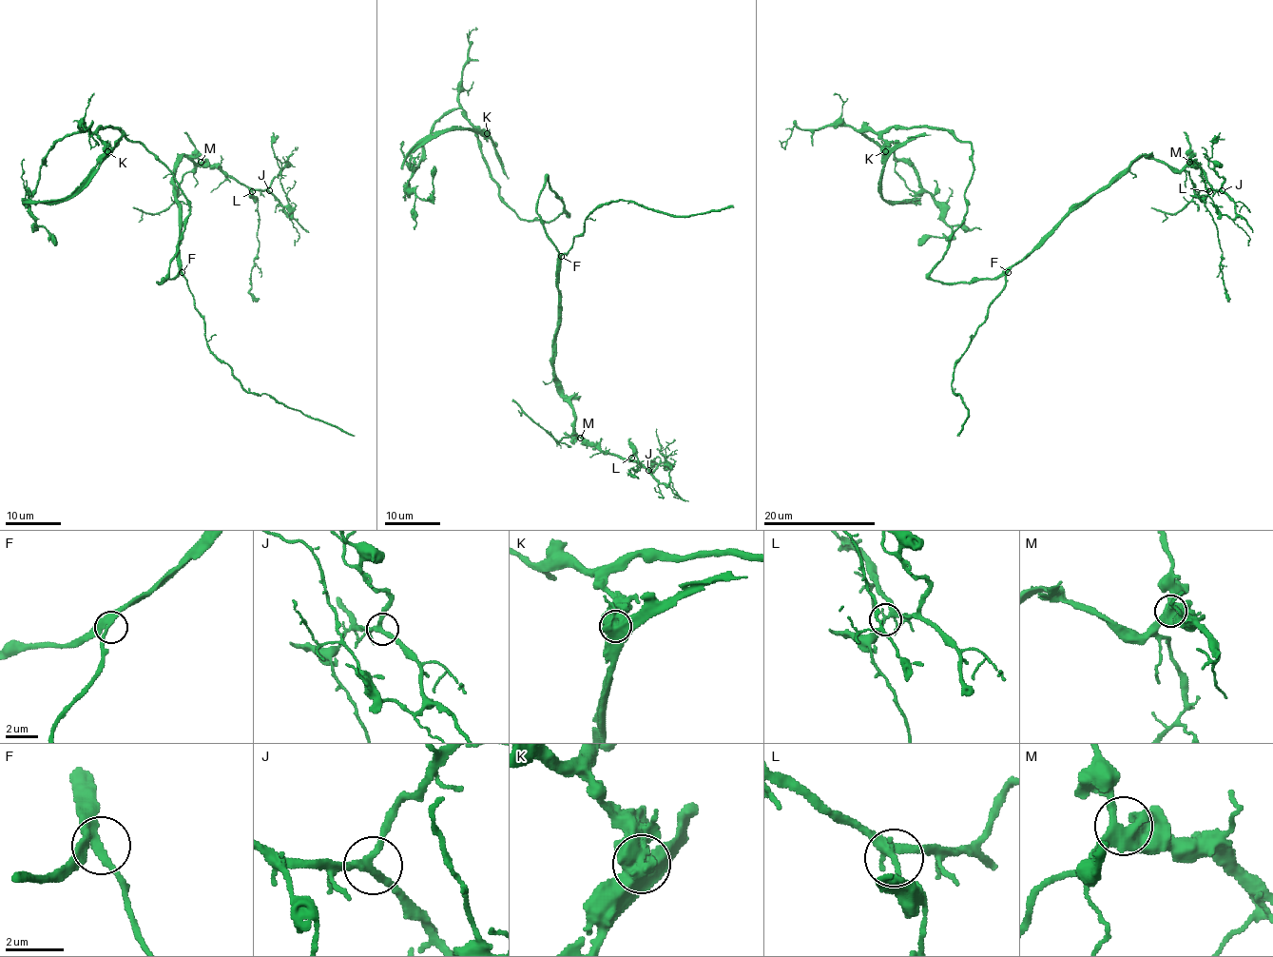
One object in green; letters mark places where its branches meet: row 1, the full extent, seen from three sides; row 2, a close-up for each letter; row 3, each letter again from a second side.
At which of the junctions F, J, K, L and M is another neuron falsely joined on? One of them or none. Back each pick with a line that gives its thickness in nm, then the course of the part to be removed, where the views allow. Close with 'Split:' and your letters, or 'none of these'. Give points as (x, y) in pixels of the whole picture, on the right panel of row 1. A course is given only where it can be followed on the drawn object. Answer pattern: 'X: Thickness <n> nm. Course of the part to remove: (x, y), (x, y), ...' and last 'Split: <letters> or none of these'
K: Thickness 650 nm. Course of the part to remove: (885, 151), (879, 194), (890, 201), (920, 199)
Split: K

